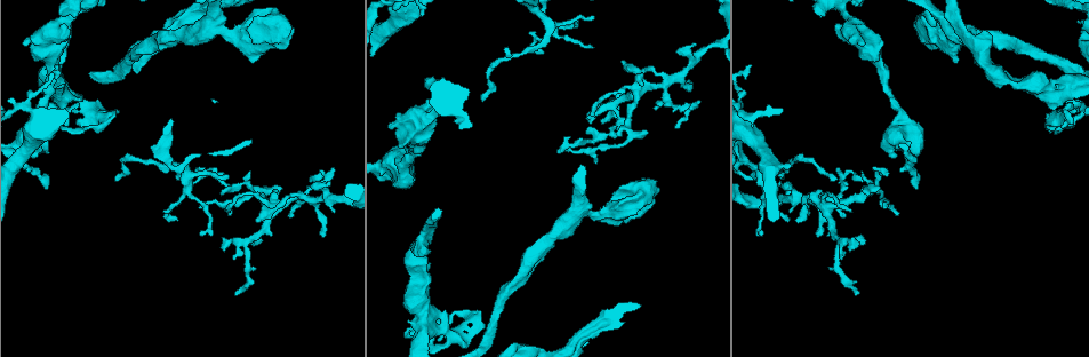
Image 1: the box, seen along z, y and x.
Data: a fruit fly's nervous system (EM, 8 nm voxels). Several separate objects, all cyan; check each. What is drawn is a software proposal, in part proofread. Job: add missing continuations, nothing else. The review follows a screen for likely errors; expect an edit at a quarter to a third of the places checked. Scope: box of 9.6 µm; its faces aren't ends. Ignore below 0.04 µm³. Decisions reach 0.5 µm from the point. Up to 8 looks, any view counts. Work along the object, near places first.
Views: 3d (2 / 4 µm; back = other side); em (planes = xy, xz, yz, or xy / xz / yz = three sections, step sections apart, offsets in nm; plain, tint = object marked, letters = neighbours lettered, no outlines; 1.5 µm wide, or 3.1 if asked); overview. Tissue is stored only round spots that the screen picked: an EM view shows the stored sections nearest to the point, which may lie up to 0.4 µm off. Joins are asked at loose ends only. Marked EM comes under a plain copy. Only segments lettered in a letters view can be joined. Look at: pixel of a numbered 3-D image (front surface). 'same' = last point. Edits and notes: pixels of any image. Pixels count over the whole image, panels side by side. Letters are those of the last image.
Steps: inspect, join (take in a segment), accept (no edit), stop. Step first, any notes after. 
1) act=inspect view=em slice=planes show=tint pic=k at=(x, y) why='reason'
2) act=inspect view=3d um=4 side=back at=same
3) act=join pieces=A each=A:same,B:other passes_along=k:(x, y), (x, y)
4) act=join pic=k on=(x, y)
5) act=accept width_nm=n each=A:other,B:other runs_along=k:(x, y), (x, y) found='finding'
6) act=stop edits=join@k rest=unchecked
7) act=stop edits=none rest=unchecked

act=inspect view=em slice=xy step=8 show=letters pic=1 at=(1057, 111)

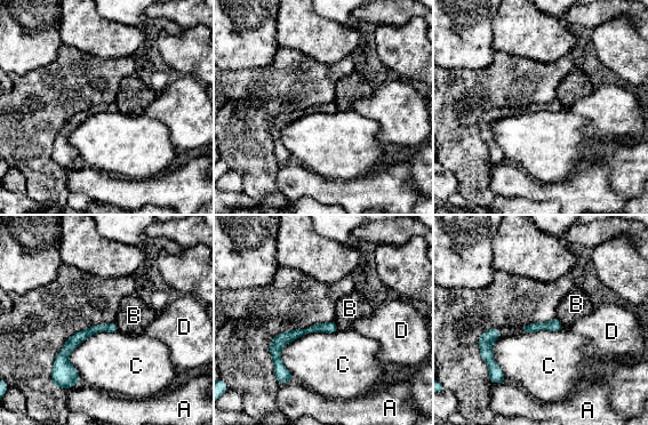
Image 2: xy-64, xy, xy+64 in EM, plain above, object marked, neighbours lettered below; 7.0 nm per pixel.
act=accept each=A:other,B:other,C:other,D:other border=2:(337, 329), (282, 347), (293, 379) found='none of them fits'

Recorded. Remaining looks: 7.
act=inspect view=em slice=xy step=4 show=tint pic=1 at=(200, 231) why='free end'

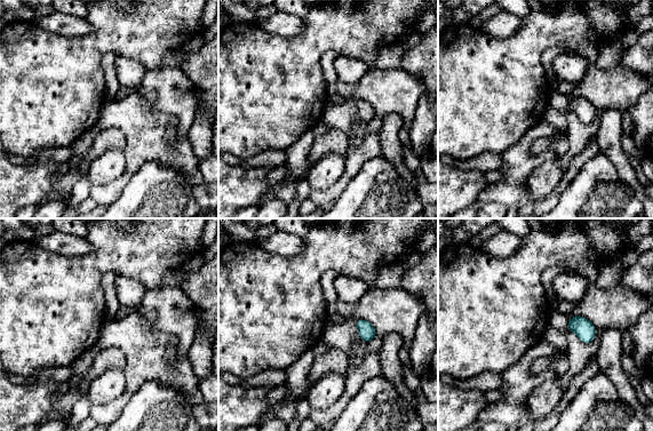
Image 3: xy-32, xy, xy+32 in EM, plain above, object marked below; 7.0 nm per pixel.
act=inspect view=em slice=planes show=letters at=same why='cut it another way'

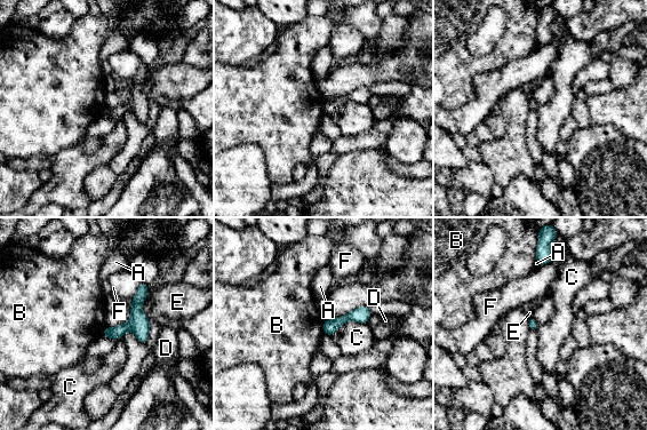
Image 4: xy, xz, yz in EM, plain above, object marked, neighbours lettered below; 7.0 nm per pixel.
act=accept each=A:other,B:other,C:other,D:other,E:other,F:other runs_along=4:(145, 287), (136, 317), (106, 333) found='no lettered segment goes on from it'

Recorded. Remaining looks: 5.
act=inspect view=3d um=2 pic=1 at=(749, 65) why='branch stops here'

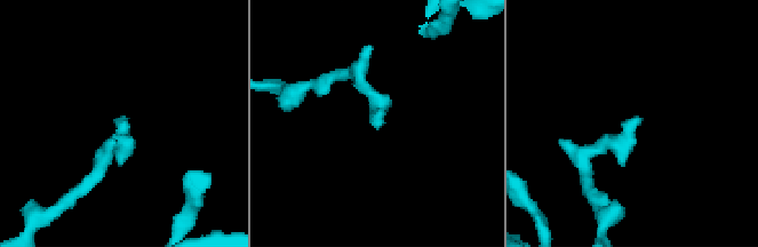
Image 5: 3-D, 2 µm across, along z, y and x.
act=inspect view=em slice=planes show=letters pic=5 at=(125, 115)

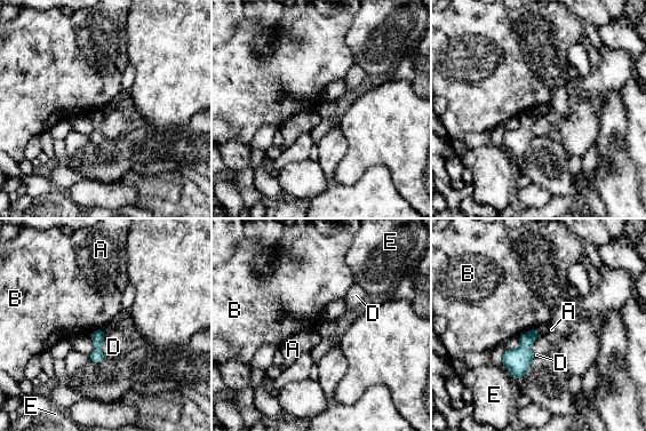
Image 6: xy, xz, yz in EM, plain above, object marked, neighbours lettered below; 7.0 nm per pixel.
act=accept each=A:other,B:other,D:other,E:other border=6:(102, 327), (89, 334) found='no lettered segment goes on from it'

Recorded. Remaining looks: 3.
act=stop edits=none rest=unchecked

